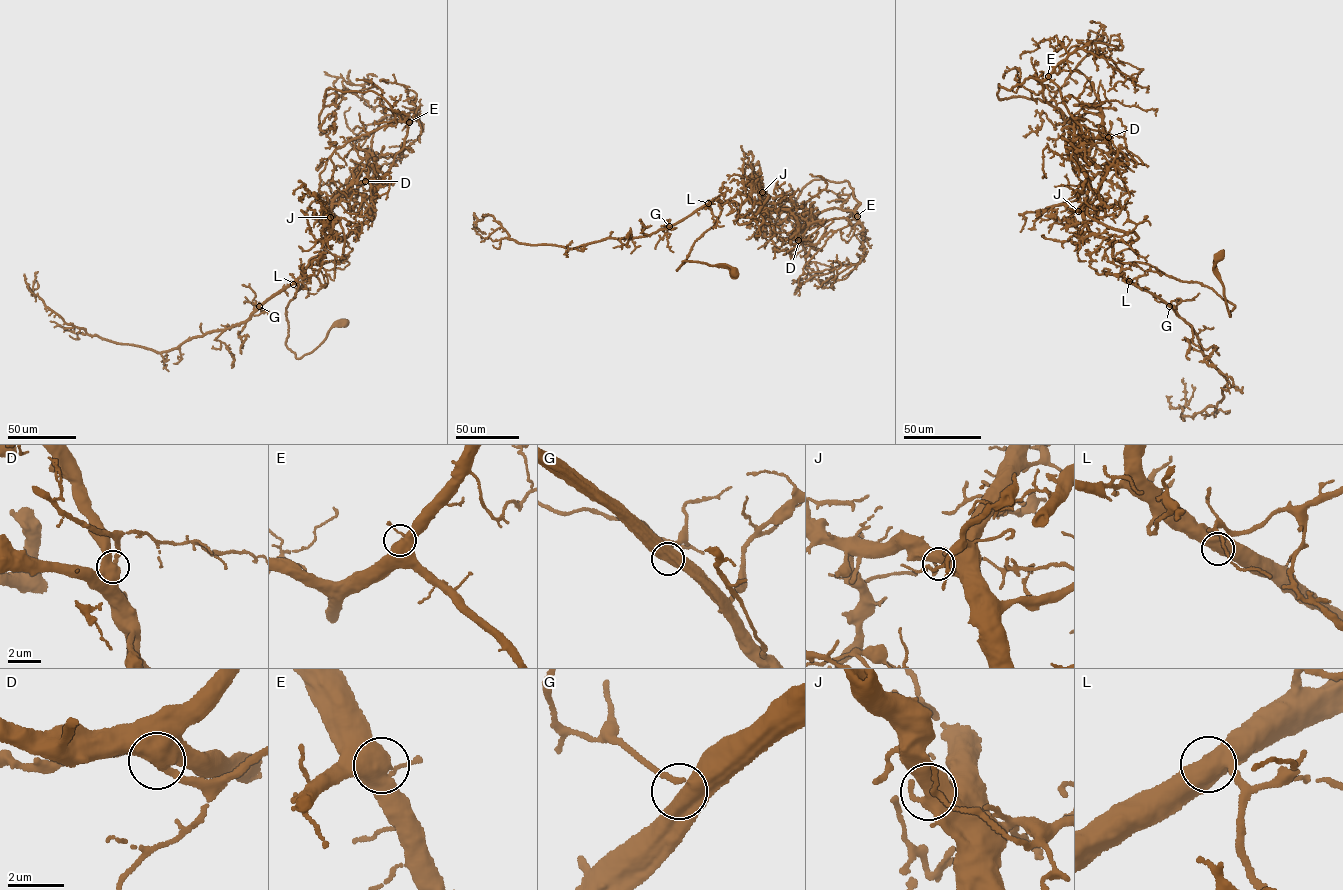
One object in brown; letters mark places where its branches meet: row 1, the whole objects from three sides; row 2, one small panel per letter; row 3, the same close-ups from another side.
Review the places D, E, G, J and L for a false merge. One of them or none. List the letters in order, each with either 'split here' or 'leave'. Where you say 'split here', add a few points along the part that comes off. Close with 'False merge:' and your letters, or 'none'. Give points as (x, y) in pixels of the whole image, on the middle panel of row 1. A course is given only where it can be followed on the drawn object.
D: split here; foreign part runs (798, 240), (855, 216), (848, 181), (812, 180), (788, 214), (808, 273), (826, 283), (837, 276)
E: leave
G: leave
J: leave
L: leave
False merge: D

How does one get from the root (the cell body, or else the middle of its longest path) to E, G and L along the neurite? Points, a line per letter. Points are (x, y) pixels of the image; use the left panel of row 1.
E: (343, 322), (299, 358), (286, 345), (286, 307), (324, 248), (333, 199), (353, 184), (380, 185), (409, 122)
G: (343, 322), (332, 326), (311, 352), (297, 358), (286, 345), (285, 313), (301, 285), (304, 270), (259, 306)
L: (343, 322), (332, 326), (311, 352), (297, 358), (286, 345), (285, 313), (301, 285), (304, 270), (293, 284)

